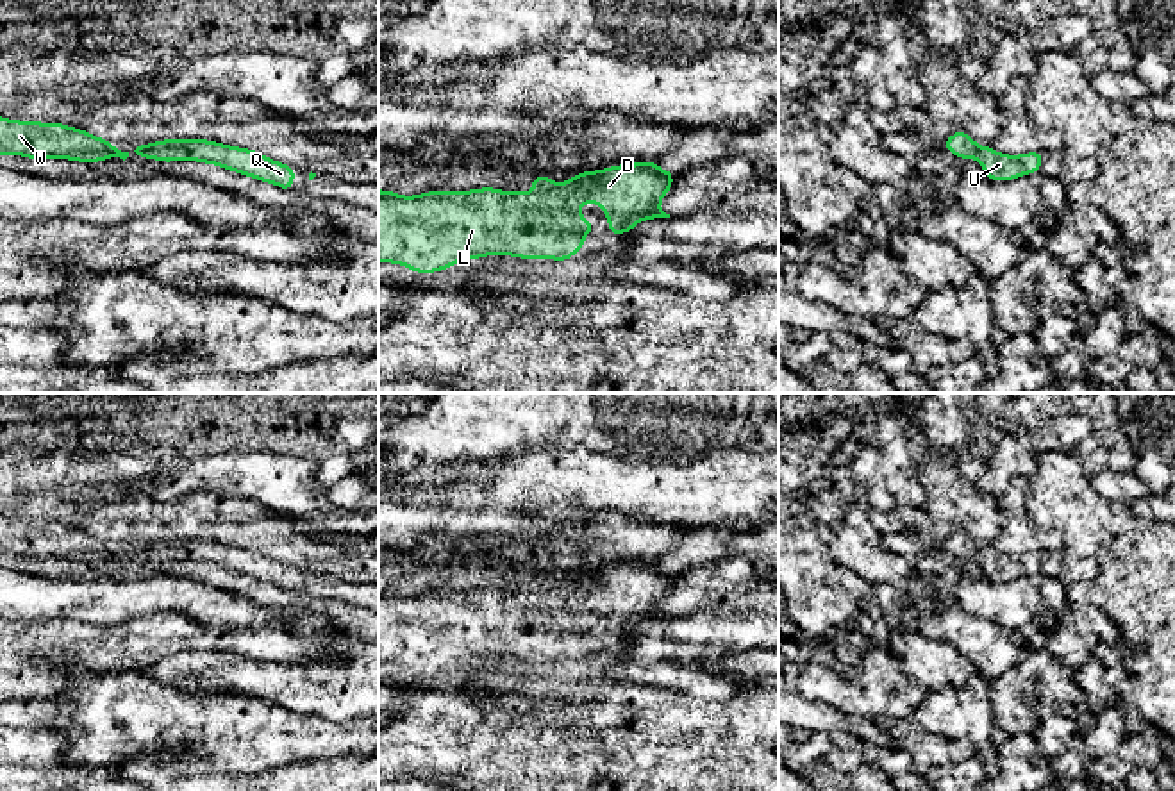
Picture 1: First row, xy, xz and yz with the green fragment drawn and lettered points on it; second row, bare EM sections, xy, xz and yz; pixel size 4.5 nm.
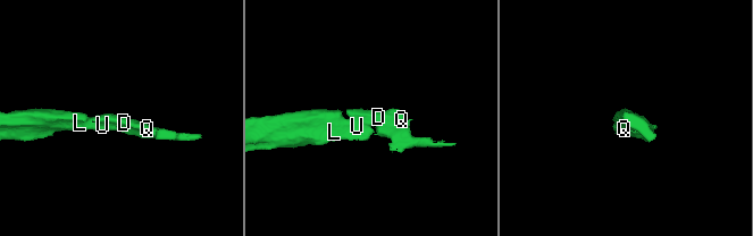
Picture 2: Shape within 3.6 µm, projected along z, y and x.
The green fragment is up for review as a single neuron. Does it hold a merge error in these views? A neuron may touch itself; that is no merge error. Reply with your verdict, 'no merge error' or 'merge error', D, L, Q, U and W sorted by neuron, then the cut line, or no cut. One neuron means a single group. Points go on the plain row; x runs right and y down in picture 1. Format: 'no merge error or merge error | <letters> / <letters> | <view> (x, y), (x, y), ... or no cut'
no merge error | D L Q U W | no cut

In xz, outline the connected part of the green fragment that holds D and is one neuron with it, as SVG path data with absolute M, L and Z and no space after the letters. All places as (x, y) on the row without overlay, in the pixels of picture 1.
M648 561L580 571L562 584L538 575L530 580L538 595L482 587L400 596L379 589L379 662L436 673L462 657L566 661L595 630L577 612L580 604L600 604L611 634L621 636L641 620L670 618L657 604L675 577Z

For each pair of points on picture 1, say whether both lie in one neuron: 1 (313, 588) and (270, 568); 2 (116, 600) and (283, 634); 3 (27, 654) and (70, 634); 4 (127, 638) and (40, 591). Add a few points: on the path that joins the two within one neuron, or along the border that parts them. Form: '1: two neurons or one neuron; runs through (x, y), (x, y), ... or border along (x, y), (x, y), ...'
1: one neuron; runs through (302, 582), (281, 575)
2: two neurons; border along (161, 611), (181, 611), (202, 624)
3: one neuron; runs through (38, 654), (59, 645)
4: two neurons; border along (143, 615), (116, 624), (83, 624), (61, 618)

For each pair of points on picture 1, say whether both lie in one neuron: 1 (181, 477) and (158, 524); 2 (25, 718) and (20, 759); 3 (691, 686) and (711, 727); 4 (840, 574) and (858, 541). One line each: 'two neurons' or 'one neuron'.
1: two neurons
2: two neurons
3: two neurons
4: two neurons

